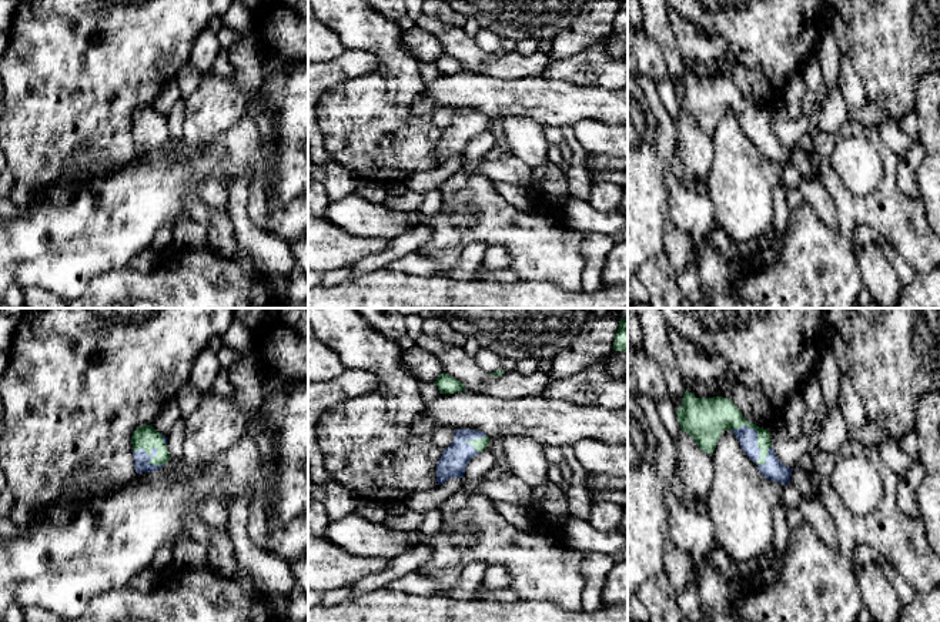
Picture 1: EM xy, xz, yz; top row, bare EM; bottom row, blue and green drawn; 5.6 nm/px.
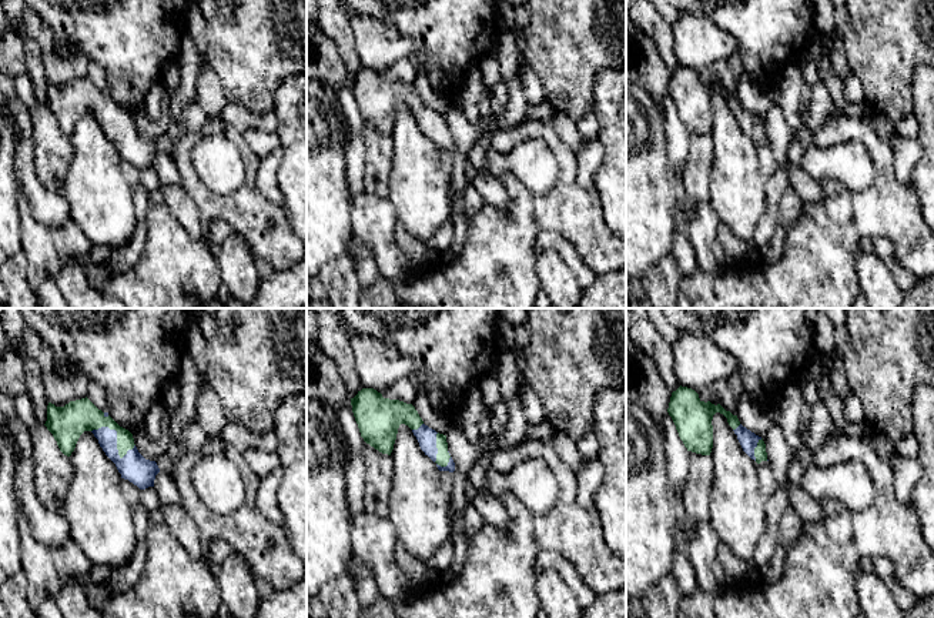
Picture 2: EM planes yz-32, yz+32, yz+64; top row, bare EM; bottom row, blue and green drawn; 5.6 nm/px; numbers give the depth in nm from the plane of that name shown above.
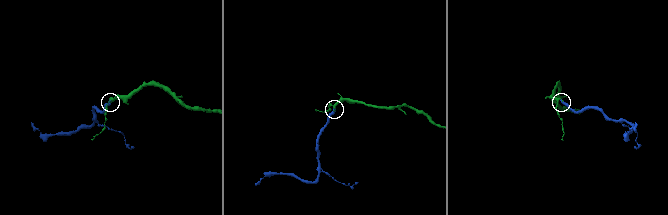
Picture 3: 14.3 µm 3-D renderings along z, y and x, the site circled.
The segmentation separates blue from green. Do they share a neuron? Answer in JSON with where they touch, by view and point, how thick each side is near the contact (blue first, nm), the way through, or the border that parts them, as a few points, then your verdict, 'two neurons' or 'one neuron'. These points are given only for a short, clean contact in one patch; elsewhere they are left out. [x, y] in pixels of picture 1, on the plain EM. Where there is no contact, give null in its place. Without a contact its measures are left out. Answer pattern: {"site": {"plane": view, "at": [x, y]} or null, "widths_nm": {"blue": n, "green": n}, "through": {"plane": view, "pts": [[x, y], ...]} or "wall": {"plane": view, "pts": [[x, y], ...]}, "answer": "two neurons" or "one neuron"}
{"site": {"plane": "yz", "at": [756, 114]}, "widths_nm": {"blue": 120, "green": 190}, "through": {"plane": "yz", "pts": [[773, 150], [760, 137], [756, 114], [718, 94]]}, "answer": "one neuron"}

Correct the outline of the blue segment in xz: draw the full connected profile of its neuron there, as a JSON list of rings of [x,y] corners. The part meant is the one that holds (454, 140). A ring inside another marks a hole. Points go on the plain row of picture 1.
[[[456,110],[452,124],[442,133],[436,146],[438,165],[451,158],[464,158],[468,143],[486,130],[489,118],[482,111]]]

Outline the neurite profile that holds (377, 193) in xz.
[[[359,180],[355,194],[377,204],[382,204],[388,197],[385,184],[367,180]]]

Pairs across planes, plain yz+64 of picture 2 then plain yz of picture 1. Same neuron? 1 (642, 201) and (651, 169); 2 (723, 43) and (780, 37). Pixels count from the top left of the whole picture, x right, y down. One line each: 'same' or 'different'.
1: same
2: different

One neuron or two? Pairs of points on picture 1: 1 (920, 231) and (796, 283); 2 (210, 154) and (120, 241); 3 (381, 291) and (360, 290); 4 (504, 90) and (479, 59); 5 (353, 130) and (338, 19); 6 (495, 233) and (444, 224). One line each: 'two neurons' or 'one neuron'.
1: one neuron
2: one neuron
3: one neuron
4: two neurons
5: one neuron
6: one neuron

